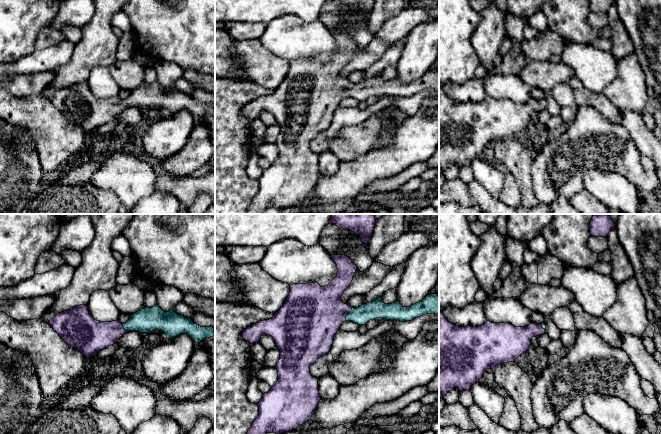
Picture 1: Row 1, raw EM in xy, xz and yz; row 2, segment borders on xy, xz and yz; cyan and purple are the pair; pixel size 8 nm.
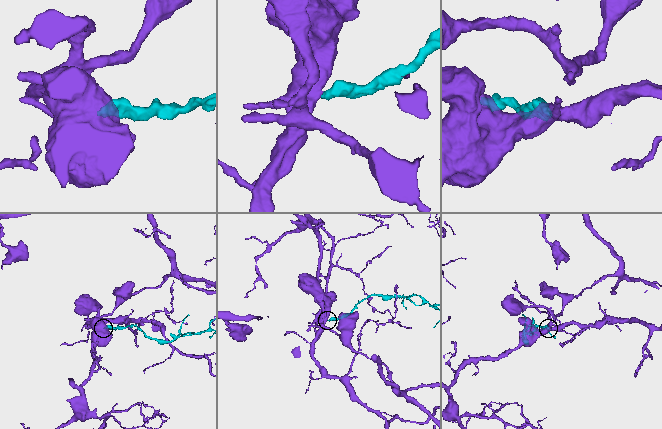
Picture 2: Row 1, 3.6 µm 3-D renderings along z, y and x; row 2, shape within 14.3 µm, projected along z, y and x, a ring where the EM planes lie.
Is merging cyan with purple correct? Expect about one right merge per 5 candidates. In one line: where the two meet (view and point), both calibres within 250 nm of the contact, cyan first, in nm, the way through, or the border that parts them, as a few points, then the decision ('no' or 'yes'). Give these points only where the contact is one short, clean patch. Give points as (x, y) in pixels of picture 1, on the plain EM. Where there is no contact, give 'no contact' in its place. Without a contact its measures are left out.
contact xz (348, 90); calibres 150 and 420 nm; way xz (361, 91), (348, 90), (317, 89); yes

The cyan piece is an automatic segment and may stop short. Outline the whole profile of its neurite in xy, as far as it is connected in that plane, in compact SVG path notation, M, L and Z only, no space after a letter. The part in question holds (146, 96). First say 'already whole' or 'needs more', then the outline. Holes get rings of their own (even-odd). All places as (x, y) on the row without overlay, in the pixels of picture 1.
needs more; M157 80L134 89L124 100L118 96L97 97L86 81L75 82L58 89L48 100L64 118L80 127L86 135L113 121L127 107L143 110L158 105L170 115L180 110L187 110L196 119L215 112L213 103L201 103L191 94L178 91L173 85L168 88L163 87Z

